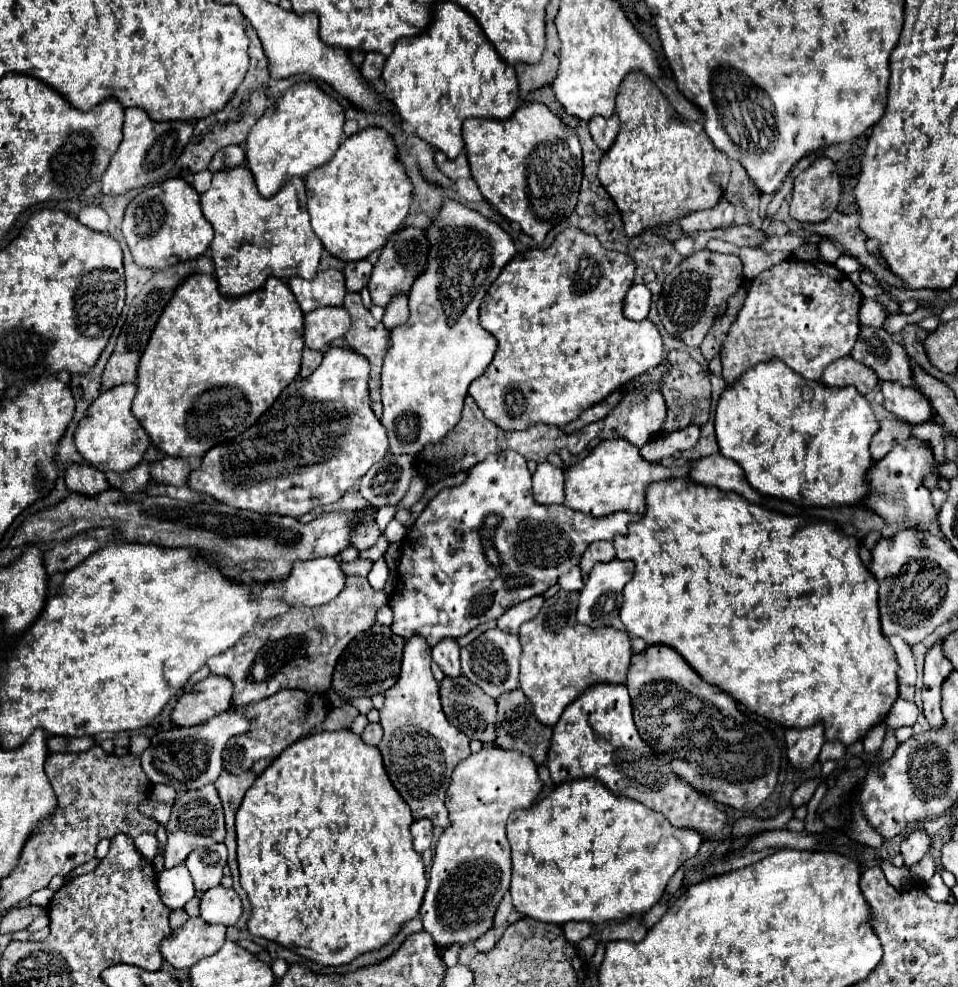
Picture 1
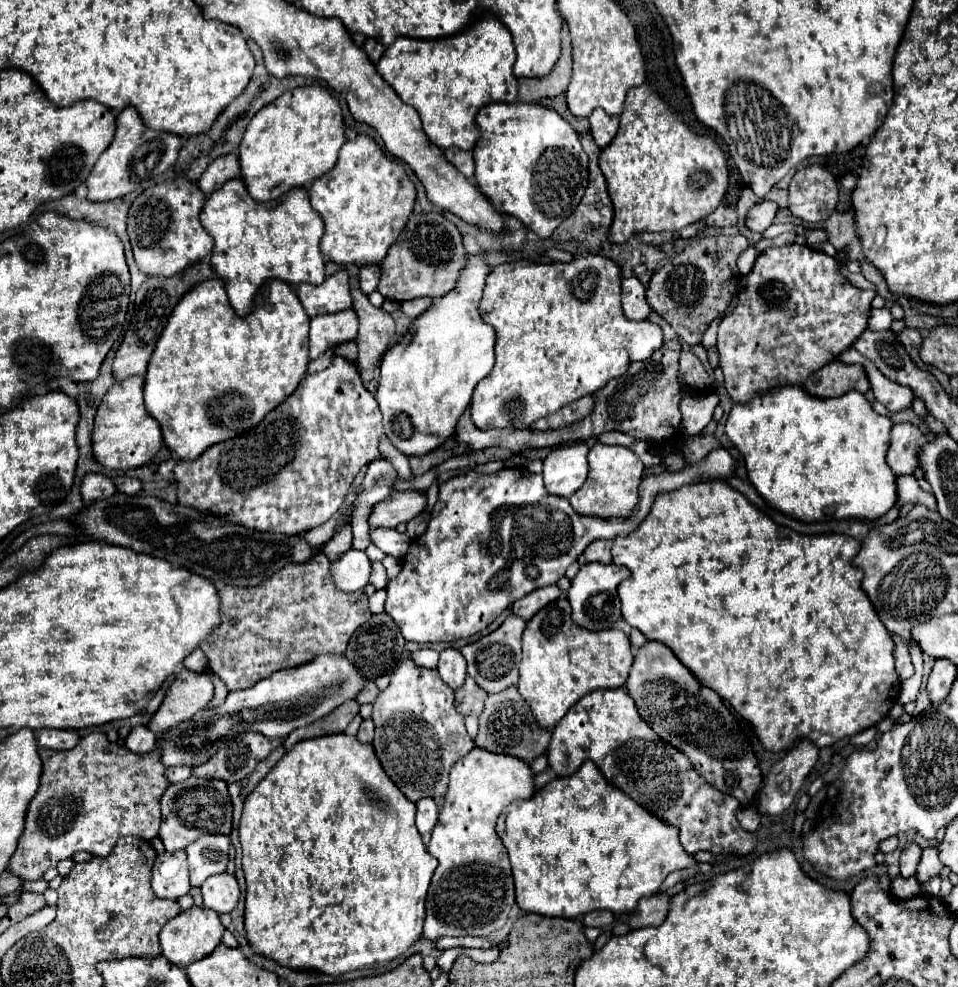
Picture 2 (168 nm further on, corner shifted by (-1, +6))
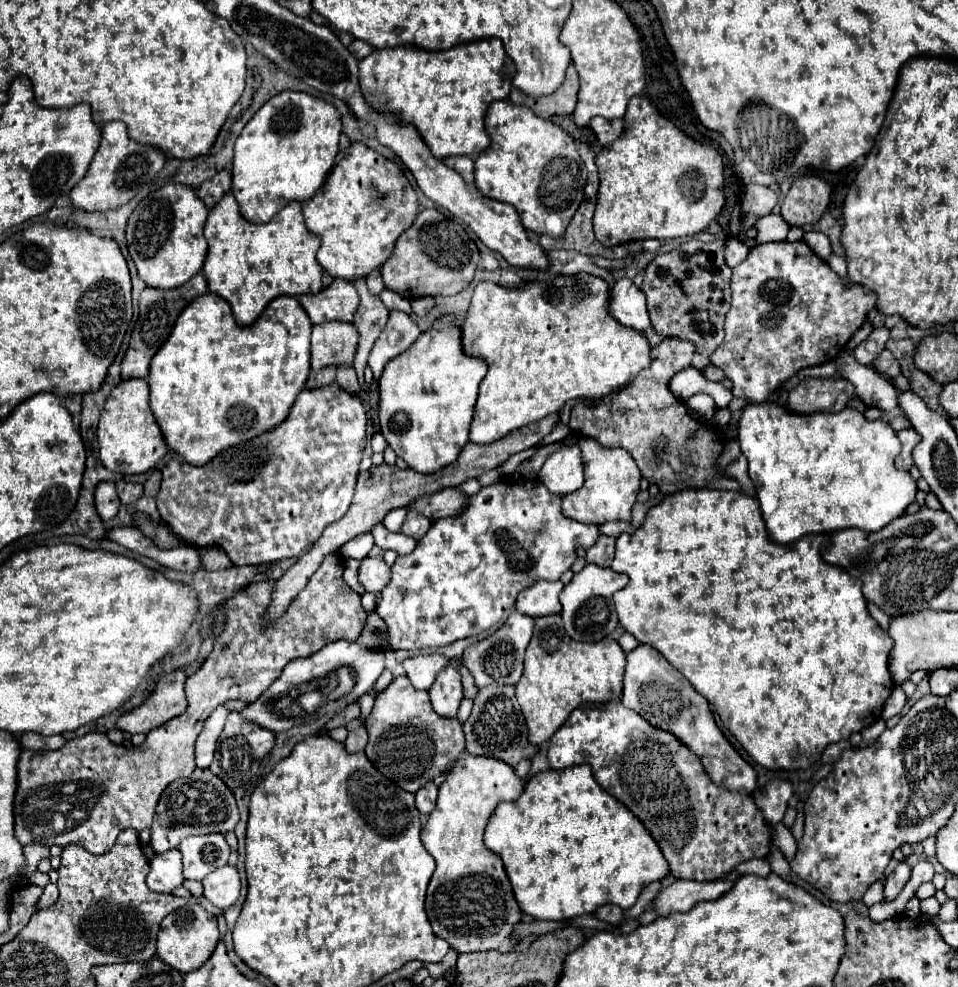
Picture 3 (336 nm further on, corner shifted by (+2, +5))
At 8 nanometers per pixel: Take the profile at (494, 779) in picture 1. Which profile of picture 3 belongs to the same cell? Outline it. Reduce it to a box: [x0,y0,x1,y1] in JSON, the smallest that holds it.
[421,753,523,953]

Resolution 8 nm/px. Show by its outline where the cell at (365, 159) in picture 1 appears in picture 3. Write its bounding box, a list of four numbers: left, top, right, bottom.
[303,143,417,281]

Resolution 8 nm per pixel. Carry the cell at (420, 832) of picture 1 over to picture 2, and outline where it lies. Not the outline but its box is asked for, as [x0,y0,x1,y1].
[416,798,438,834]

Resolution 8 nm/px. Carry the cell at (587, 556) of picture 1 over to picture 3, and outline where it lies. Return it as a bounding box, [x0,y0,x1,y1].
[585,535,615,567]

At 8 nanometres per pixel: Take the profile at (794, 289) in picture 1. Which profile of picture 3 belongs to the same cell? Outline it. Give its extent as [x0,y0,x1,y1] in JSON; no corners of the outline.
[711,241,877,403]

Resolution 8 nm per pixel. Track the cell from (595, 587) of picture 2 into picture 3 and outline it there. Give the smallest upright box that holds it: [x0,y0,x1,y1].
[561,565,627,641]

